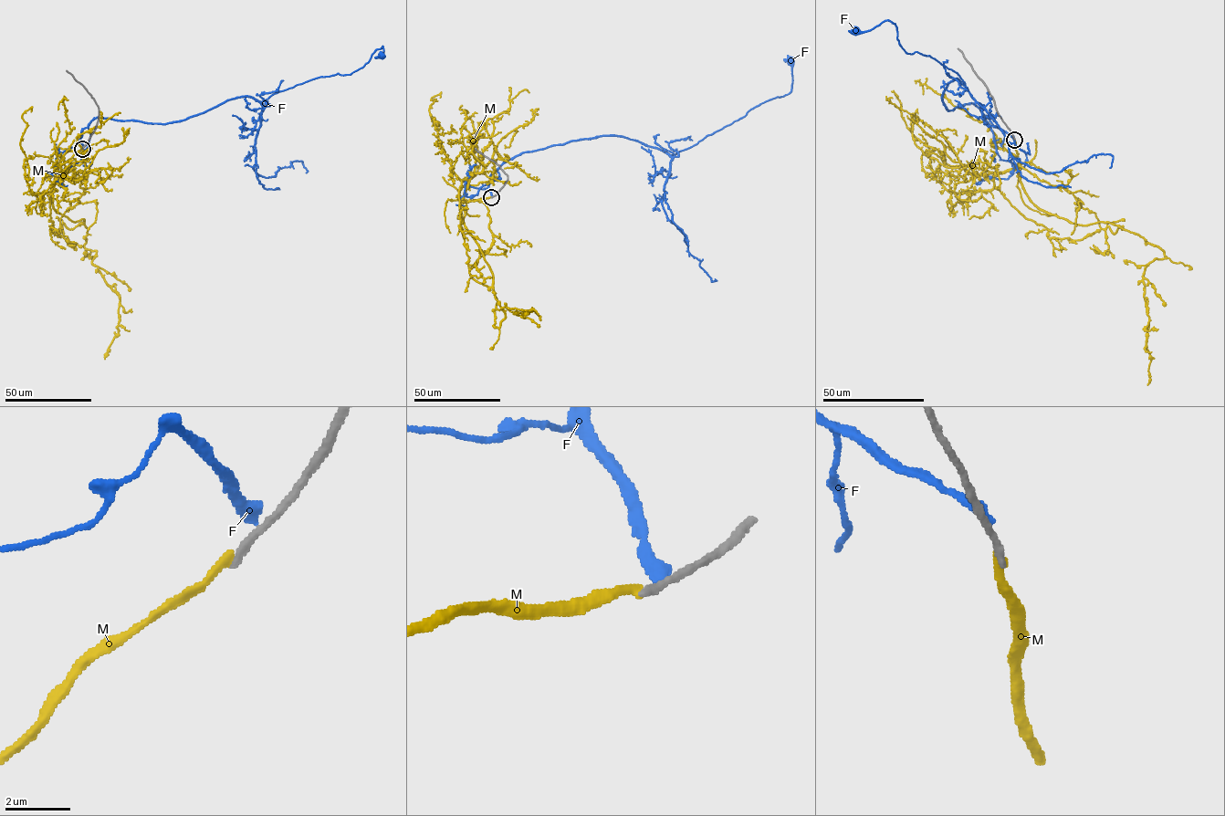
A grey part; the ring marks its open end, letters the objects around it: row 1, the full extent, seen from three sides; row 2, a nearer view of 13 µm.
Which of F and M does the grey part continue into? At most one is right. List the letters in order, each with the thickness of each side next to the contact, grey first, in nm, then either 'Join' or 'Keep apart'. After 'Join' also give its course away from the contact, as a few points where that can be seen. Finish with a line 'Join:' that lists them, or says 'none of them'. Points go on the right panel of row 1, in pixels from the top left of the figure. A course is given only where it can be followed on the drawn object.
F: Thickness 220 nm (grey) against 400 nm. Keep apart
M: Thickness 240 nm (grey) against 260 nm. Keep apart
Join: none of them

